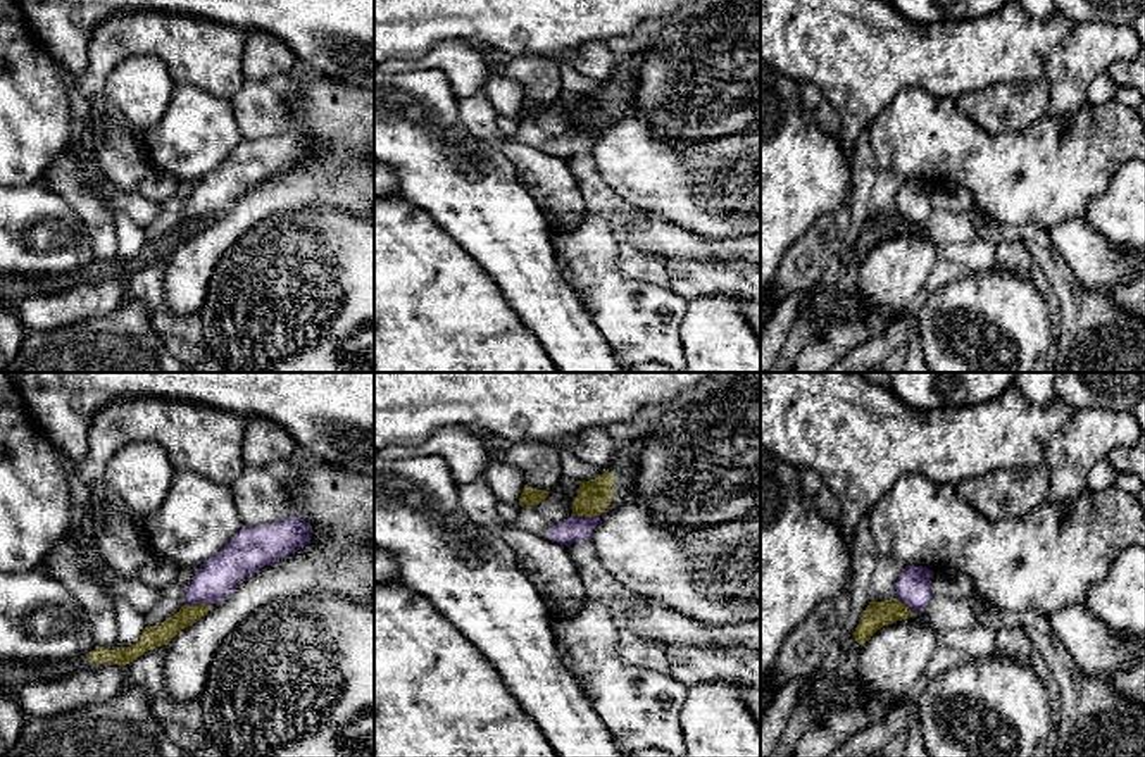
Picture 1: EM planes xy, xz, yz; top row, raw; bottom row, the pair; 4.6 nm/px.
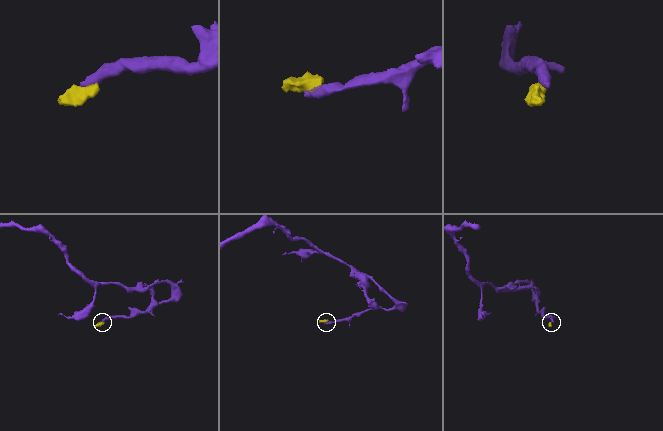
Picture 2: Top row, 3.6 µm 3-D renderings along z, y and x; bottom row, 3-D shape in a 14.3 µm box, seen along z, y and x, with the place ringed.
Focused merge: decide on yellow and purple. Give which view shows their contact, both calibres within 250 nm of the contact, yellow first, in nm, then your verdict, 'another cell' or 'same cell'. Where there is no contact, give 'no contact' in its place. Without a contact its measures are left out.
meets yellow in xz; 160 nm thick on the yellow side, 110 nm on the other; another cell

